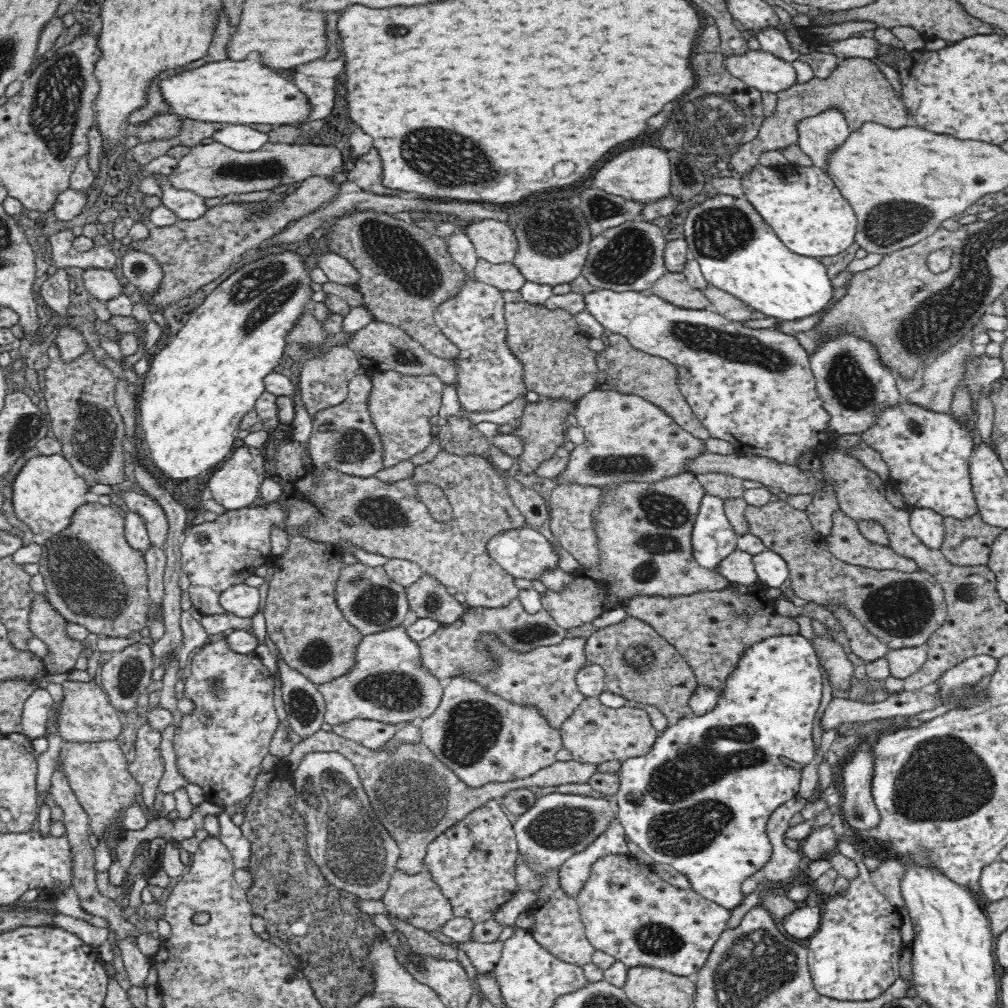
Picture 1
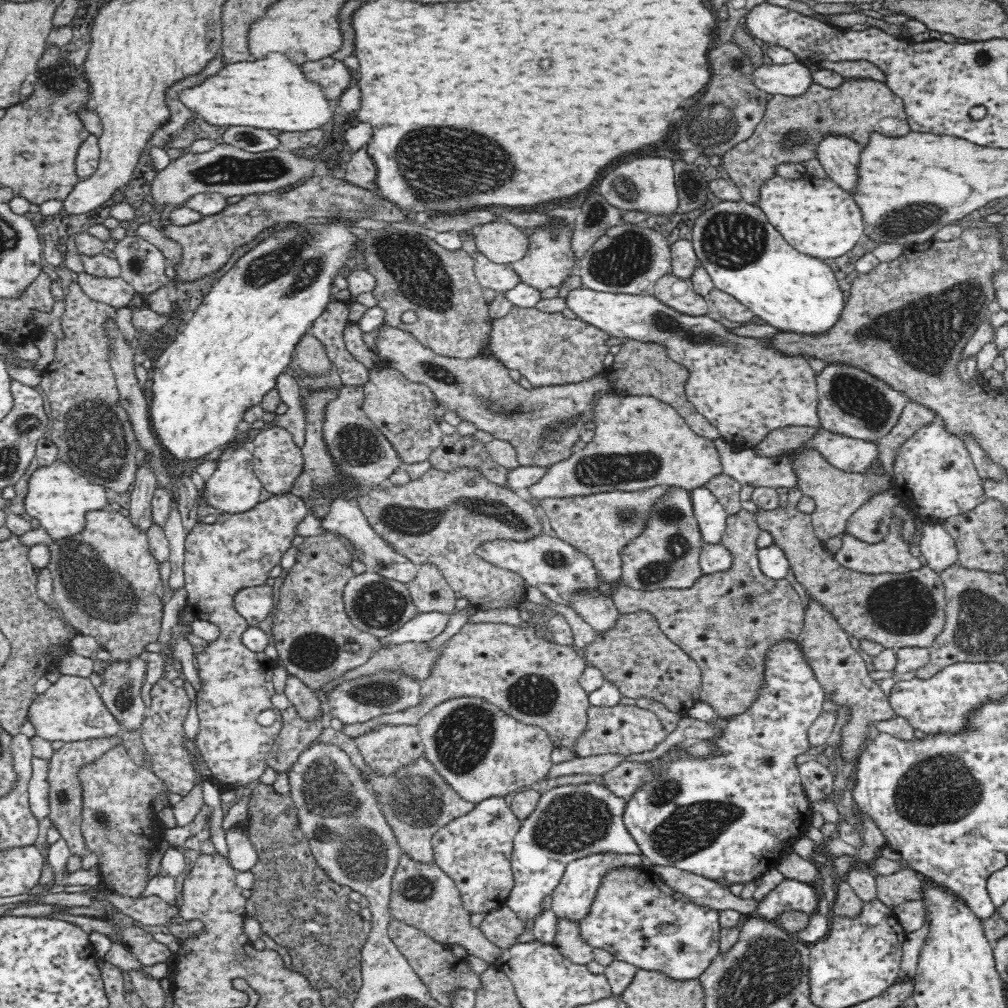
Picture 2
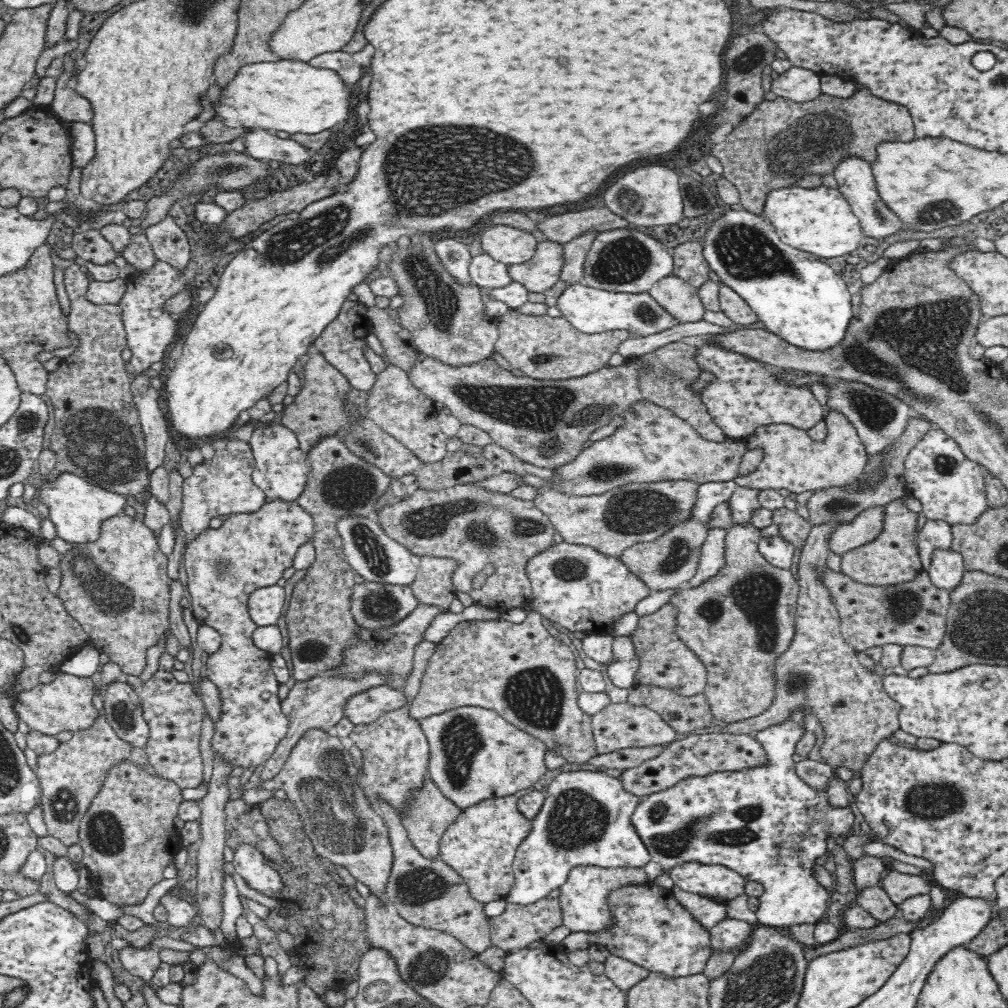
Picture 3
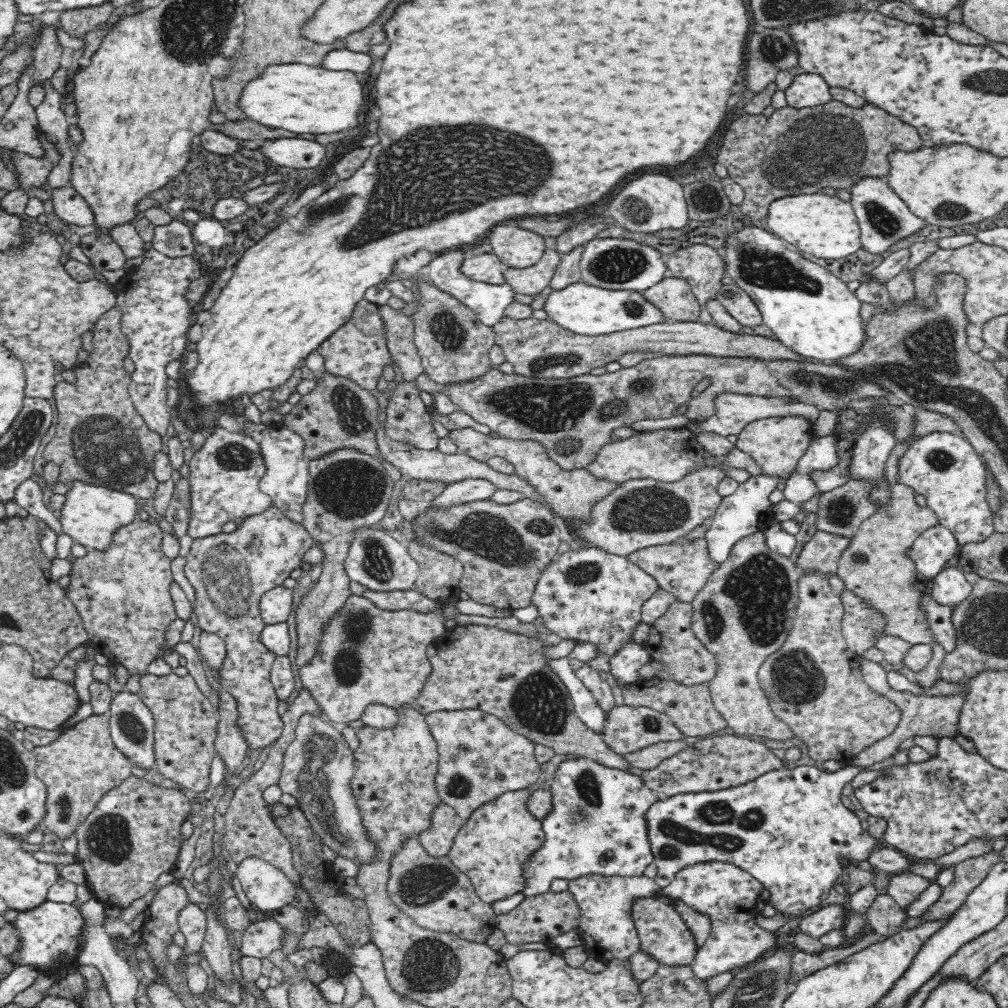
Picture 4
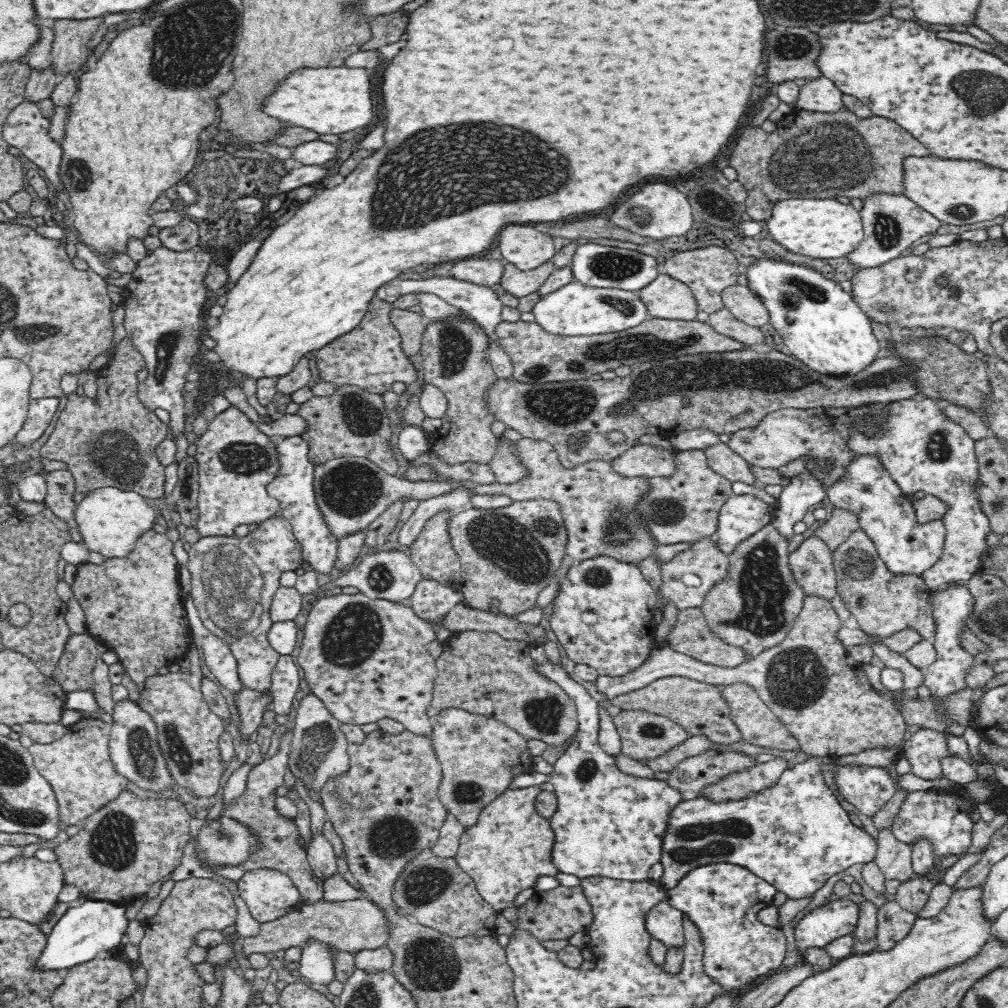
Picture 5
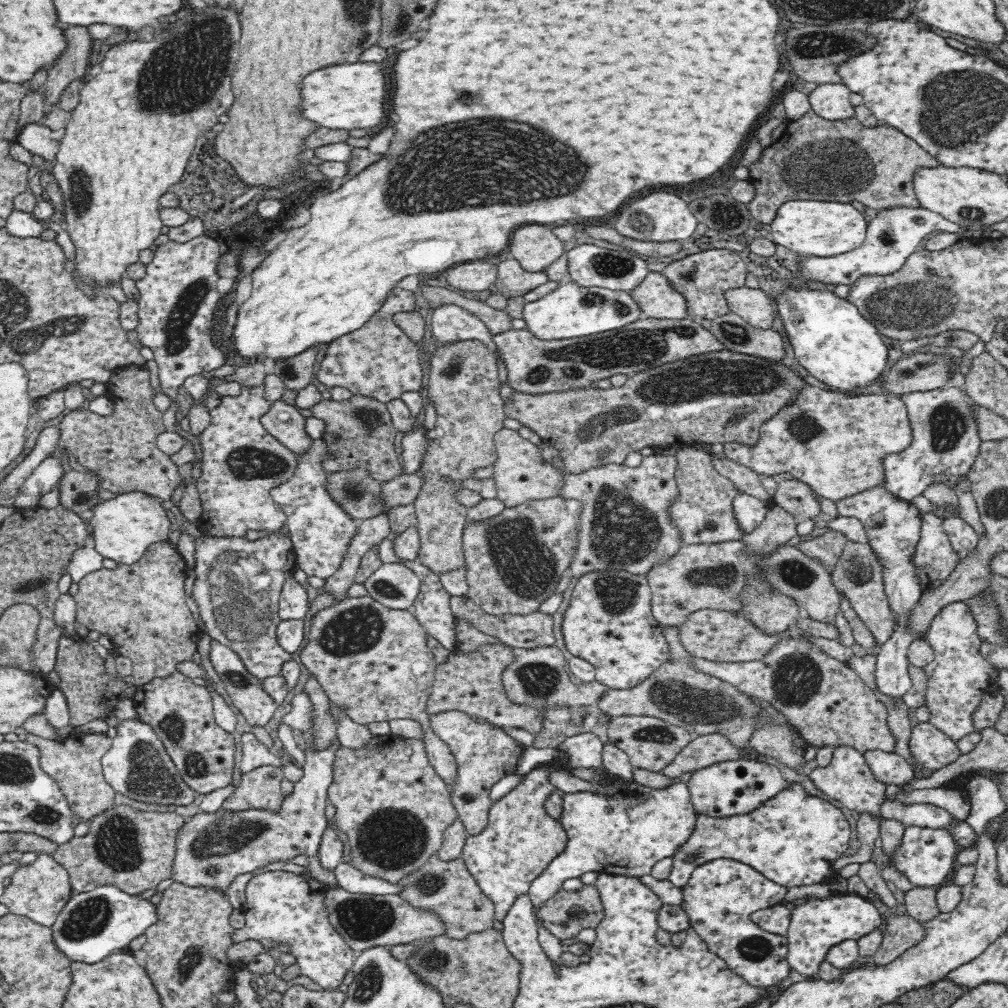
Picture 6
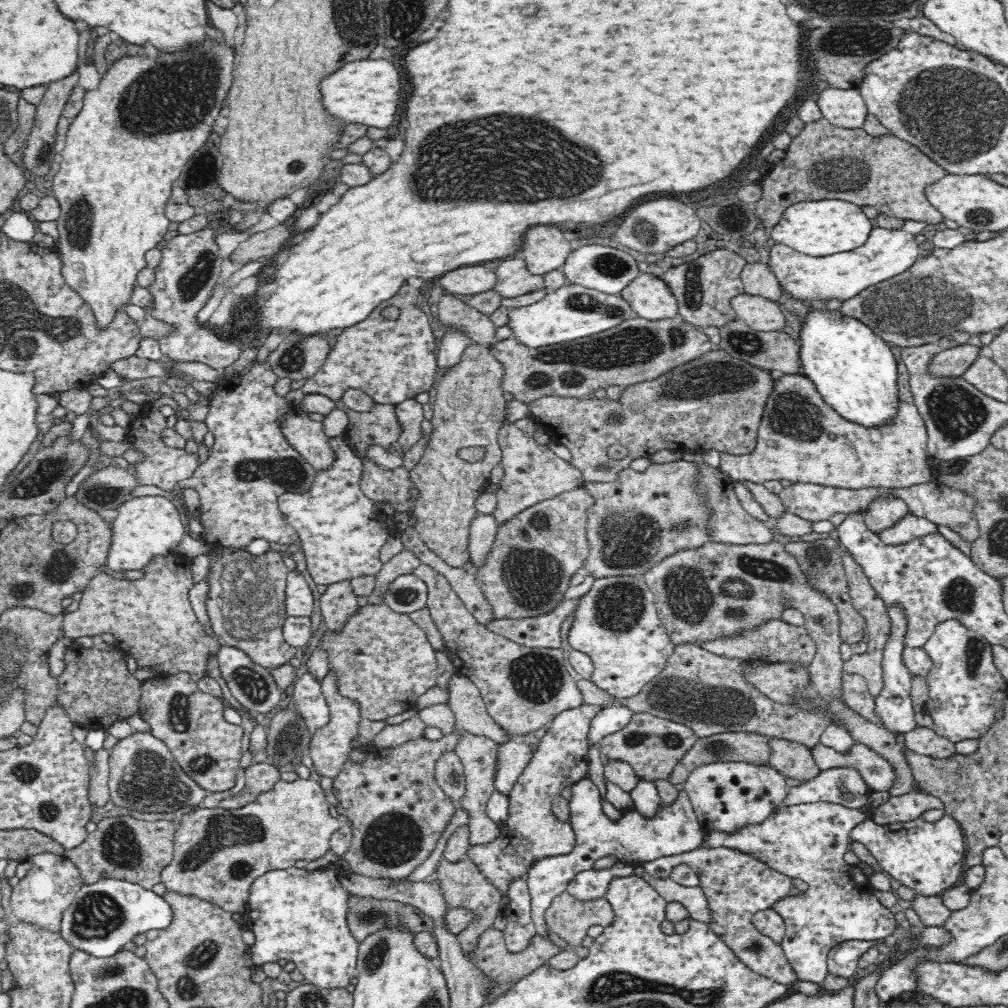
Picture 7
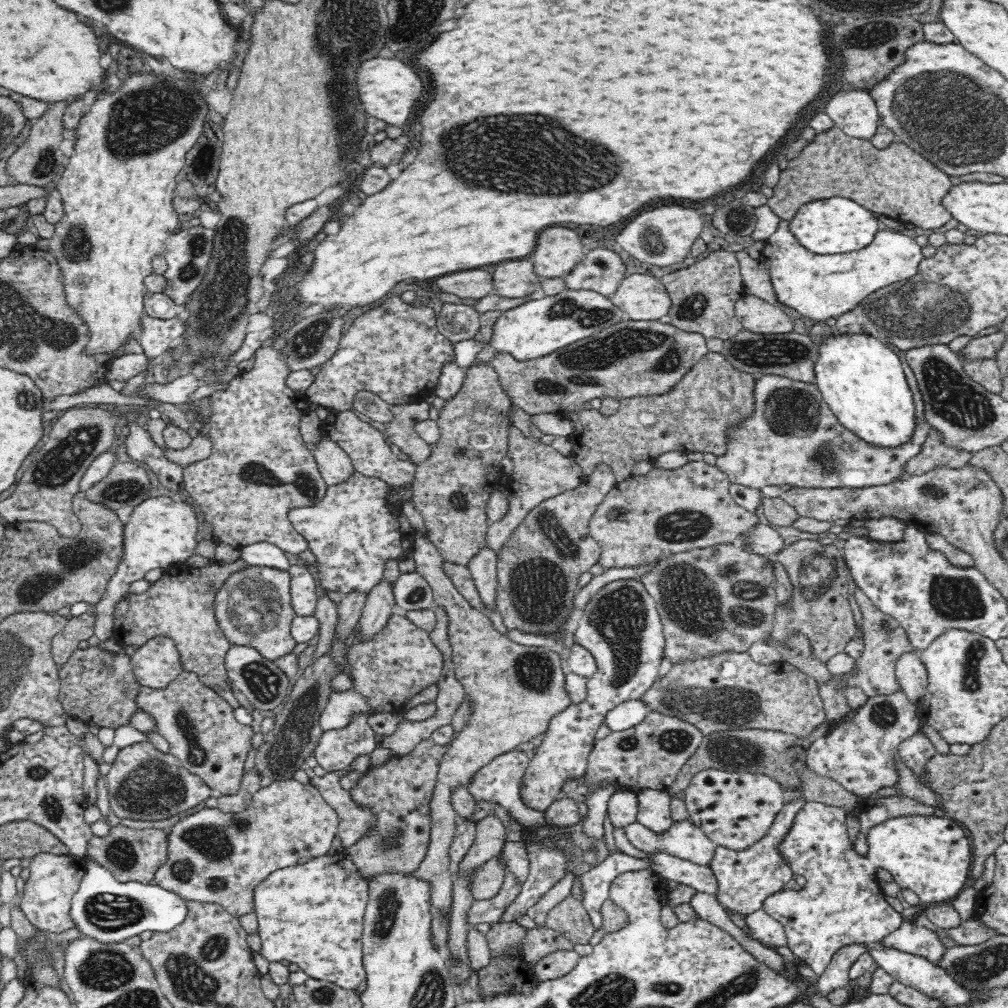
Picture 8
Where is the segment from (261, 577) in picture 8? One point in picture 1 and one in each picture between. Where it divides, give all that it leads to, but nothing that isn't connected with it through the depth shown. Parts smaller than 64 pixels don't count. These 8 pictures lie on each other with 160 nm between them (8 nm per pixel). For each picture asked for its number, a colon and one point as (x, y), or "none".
1: (219, 746)
2: (237, 551)
3: (224, 565)
4: (230, 572)
5: (233, 579)
6: (238, 588)
7: (246, 605)

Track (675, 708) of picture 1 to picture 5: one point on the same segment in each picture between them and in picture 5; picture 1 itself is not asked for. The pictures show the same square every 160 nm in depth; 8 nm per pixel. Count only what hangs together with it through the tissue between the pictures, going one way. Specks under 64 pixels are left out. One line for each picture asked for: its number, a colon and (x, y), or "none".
2: (635, 654)
3: (664, 660)
4: (673, 641)
5: (693, 635)

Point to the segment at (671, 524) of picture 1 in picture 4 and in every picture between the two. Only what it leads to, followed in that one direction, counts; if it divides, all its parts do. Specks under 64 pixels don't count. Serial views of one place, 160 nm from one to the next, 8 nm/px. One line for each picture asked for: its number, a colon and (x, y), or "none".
2: (666, 554)
3: (670, 562)
4: (682, 568)

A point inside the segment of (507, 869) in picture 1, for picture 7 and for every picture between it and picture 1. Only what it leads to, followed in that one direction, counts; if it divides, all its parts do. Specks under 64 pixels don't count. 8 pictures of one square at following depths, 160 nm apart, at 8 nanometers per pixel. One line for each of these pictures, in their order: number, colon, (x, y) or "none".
2: (474, 850)
3: (481, 844)
4: (493, 848)
5: (510, 847)
6: (521, 838)
7: (533, 832)

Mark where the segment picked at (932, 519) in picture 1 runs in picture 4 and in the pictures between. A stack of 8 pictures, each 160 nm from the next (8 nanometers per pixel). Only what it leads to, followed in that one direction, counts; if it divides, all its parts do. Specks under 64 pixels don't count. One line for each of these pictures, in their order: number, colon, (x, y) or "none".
2: (939, 549)
3: (947, 568)
4: (950, 588)

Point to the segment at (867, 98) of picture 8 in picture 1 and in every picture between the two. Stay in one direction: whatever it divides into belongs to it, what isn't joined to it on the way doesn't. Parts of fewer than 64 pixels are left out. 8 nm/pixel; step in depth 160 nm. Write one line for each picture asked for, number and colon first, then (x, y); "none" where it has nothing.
1: (757, 68)
2: (793, 79)
3: (798, 84)
4: (807, 90)
5: (821, 95)
6: (831, 101)
7: (847, 109)

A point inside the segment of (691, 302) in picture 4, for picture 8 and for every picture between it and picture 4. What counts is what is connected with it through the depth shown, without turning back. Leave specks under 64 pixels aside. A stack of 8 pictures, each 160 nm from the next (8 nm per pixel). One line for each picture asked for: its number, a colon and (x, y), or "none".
5: (665, 298)
6: (657, 298)
7: (649, 297)
8: (641, 296)

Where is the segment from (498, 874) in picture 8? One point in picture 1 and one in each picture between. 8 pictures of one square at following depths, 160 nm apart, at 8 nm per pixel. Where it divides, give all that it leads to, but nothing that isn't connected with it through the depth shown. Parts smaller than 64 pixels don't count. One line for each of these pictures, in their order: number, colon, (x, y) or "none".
1: (415, 898)
2: (423, 896)
3: (426, 892)
4: (431, 890)
5: (436, 892)
6: (447, 888)
7: (465, 885)

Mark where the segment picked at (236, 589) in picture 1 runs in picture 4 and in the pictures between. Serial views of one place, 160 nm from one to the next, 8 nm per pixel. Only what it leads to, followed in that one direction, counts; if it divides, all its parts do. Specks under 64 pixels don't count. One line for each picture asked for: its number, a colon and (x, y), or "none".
2: (254, 603)
3: (265, 605)
4: (276, 605)

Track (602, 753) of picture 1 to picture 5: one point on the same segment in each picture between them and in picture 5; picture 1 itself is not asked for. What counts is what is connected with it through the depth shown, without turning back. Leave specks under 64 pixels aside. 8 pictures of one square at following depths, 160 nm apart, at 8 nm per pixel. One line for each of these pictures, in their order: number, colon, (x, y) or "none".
2: (620, 729)
3: (619, 725)
4: (628, 729)
5: (645, 736)

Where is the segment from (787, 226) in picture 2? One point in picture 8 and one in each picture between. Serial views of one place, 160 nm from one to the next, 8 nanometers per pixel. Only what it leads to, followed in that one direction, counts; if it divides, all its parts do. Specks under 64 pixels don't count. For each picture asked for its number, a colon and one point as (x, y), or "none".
3: (819, 220)
4: (825, 226)
5: (822, 228)
6: (815, 228)
7: (820, 228)
8: (837, 225)

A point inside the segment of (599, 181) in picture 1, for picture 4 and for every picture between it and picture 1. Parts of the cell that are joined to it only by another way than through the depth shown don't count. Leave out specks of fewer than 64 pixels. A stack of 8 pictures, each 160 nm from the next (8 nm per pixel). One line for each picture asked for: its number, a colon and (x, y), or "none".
2: (647, 184)
3: (649, 196)
4: (651, 203)

